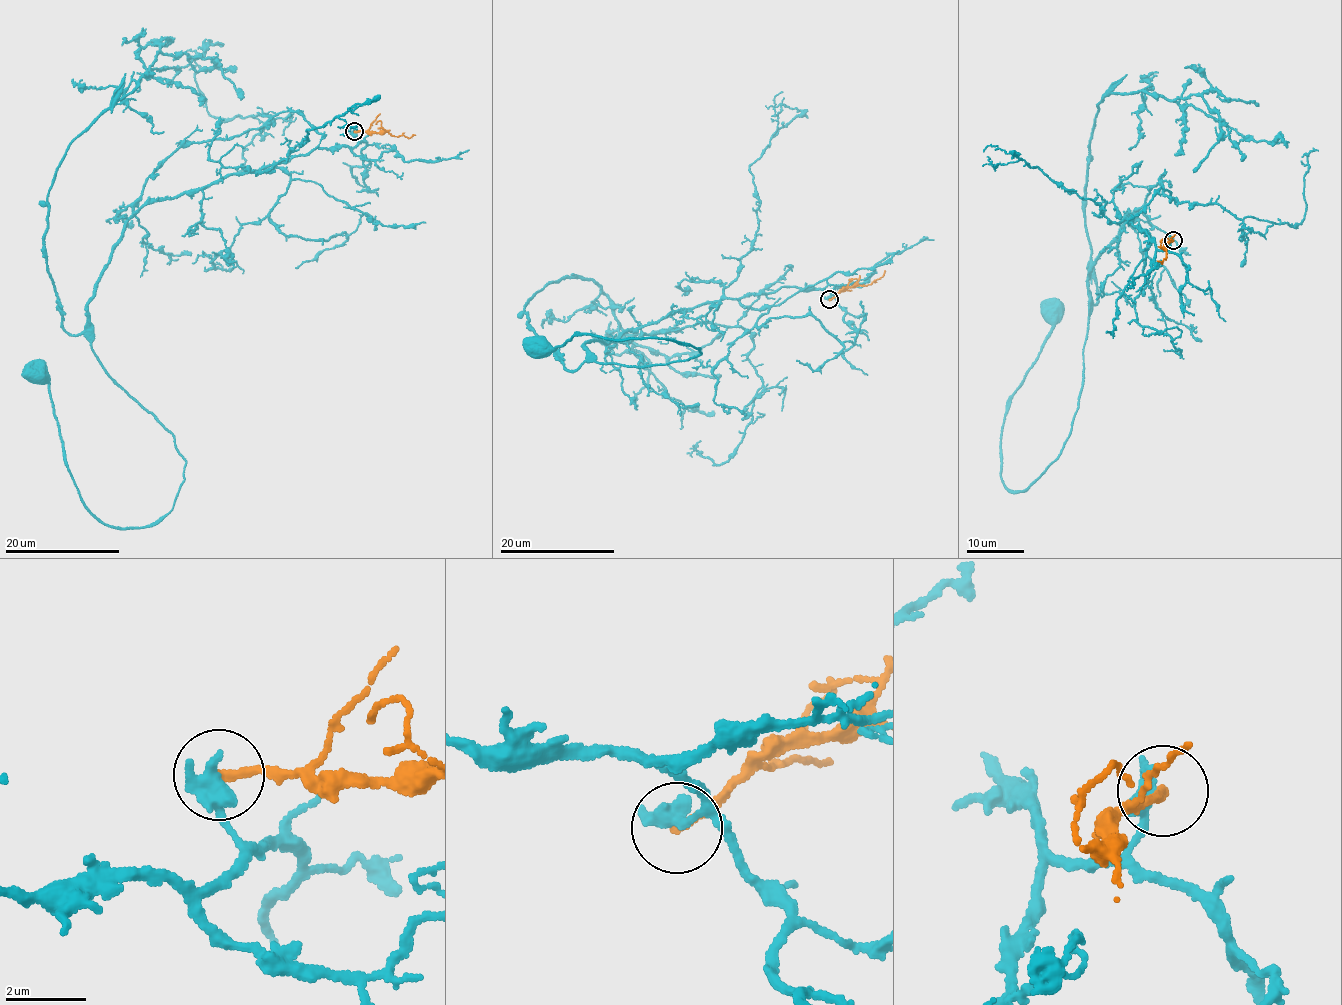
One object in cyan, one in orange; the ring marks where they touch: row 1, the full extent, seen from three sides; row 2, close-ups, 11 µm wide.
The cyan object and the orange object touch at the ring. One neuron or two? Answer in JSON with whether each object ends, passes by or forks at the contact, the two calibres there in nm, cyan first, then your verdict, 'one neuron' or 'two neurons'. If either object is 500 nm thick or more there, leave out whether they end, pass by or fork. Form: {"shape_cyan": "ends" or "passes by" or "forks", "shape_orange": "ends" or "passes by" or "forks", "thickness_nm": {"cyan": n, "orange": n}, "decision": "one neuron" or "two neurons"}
{"thickness_nm": {"cyan": 600, "orange": 200}, "decision": "two neurons"}

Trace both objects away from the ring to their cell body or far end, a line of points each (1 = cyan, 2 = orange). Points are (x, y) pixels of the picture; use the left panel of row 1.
1: (355, 132), (125, 227), (92, 351), (186, 462), (168, 514), (89, 511), (38, 375)
2: (355, 132), (388, 131), (392, 136), (409, 137), (416, 135)

